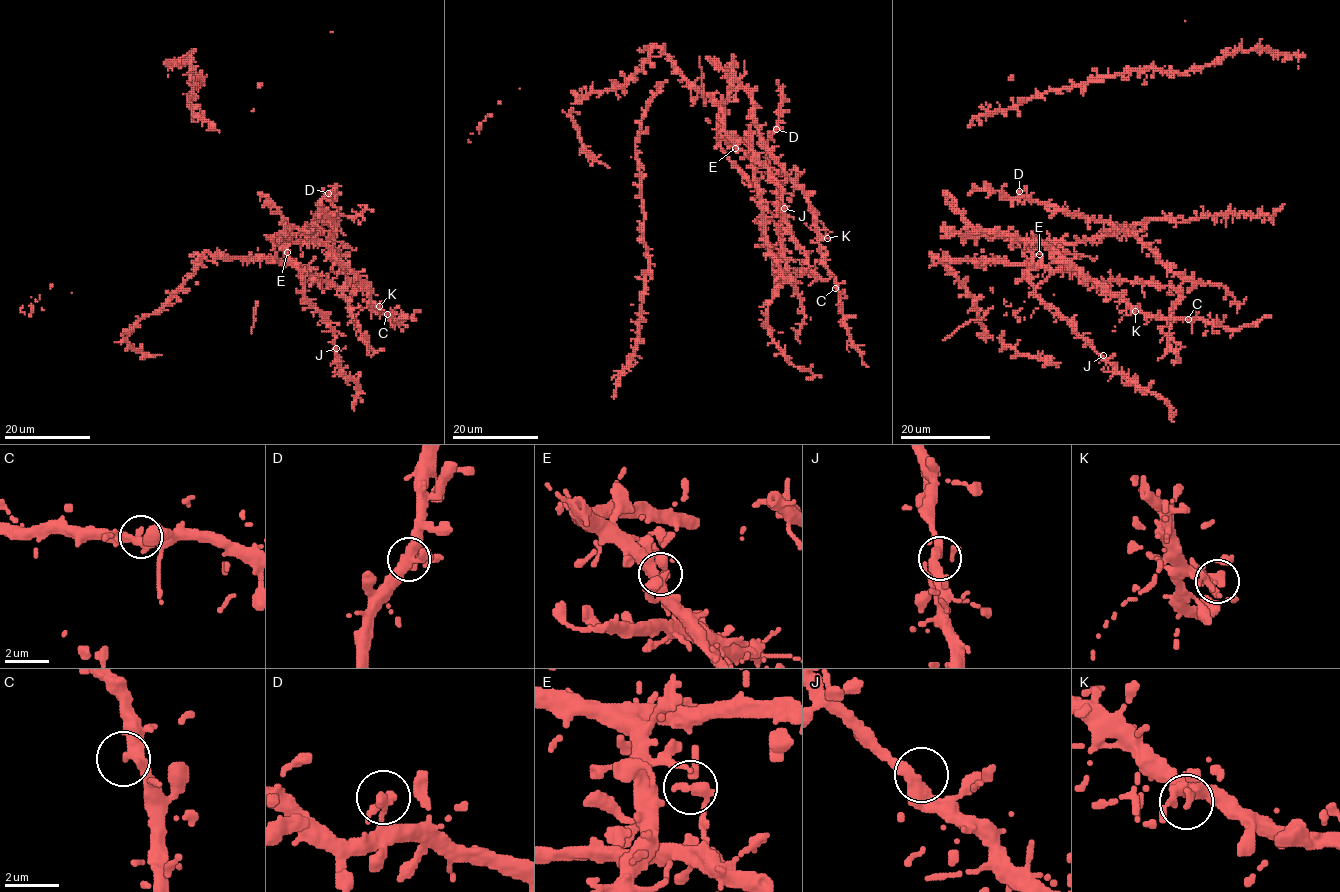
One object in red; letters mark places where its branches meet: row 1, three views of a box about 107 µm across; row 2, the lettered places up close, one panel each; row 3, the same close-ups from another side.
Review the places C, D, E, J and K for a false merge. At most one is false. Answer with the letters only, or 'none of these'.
none of these

